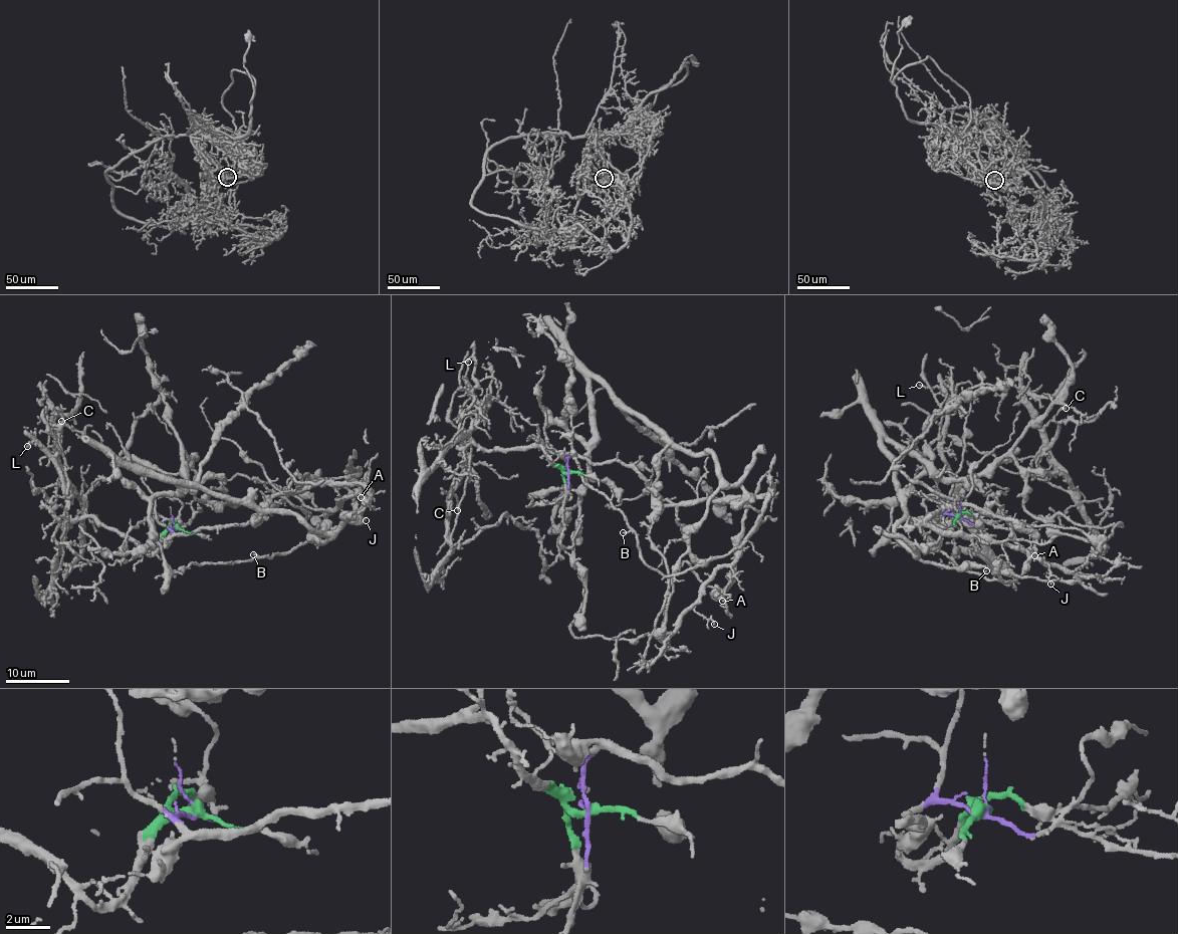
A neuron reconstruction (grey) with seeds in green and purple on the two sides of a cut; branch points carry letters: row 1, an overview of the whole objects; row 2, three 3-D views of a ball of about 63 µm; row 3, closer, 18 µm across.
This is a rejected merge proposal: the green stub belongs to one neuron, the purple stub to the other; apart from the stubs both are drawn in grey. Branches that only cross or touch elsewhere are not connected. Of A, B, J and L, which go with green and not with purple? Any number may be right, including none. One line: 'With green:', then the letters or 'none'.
With green: L

